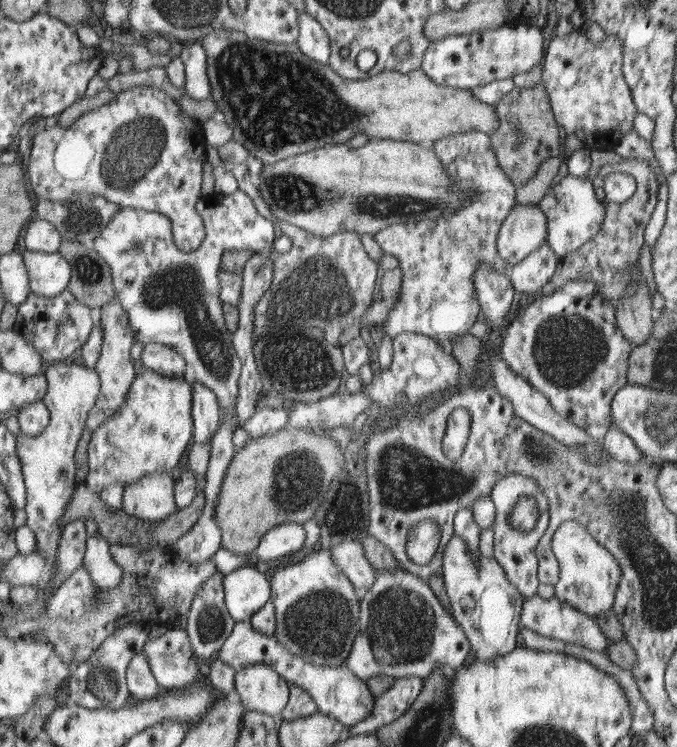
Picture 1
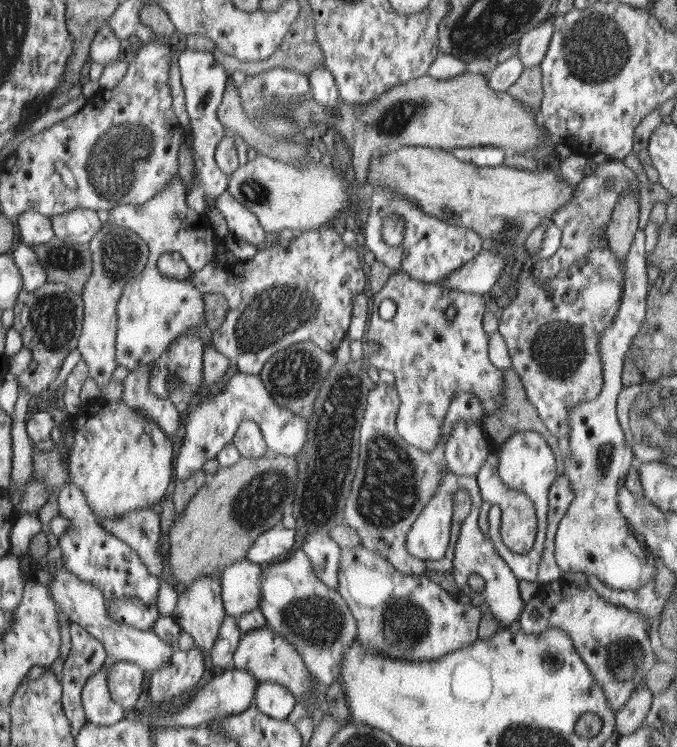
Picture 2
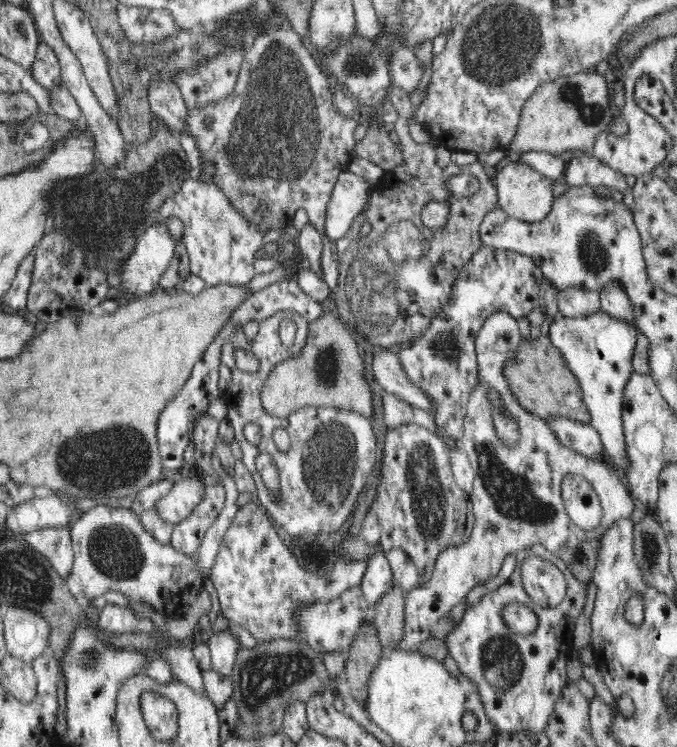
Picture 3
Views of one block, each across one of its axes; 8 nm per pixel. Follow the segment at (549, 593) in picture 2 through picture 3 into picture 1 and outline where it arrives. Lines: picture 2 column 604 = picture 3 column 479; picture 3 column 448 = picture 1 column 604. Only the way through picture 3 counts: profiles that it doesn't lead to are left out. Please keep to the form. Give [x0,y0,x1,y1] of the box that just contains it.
[521,595,608,654]

